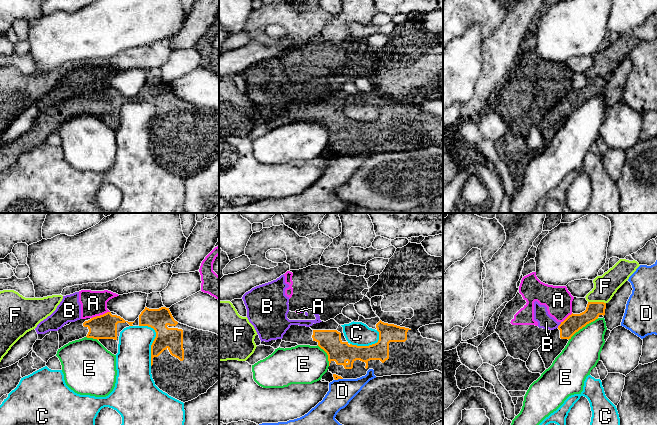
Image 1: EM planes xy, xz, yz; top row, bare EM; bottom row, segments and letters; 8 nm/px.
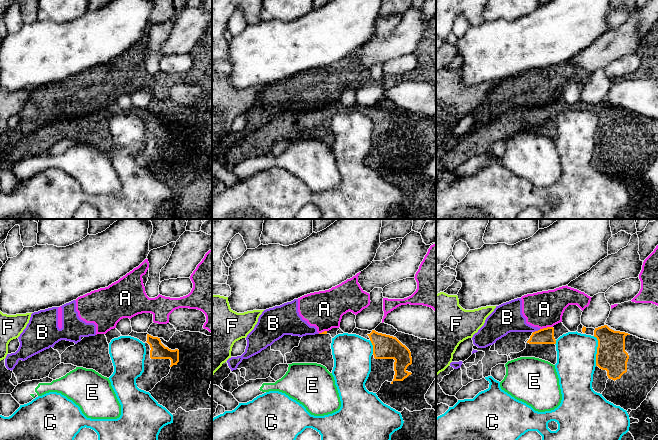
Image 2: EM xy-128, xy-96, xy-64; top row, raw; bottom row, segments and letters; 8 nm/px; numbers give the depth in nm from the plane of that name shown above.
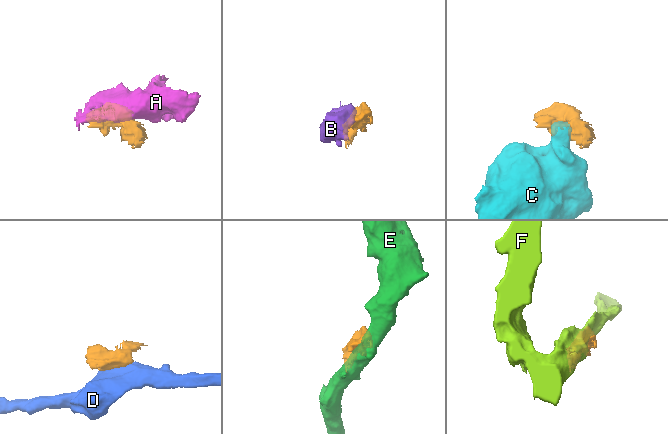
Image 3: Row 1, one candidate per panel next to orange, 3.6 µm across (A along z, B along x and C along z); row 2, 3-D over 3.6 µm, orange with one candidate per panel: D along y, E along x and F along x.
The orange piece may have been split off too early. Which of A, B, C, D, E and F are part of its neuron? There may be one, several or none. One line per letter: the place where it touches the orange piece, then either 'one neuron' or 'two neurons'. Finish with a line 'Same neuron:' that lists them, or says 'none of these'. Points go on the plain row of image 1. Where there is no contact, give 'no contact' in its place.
A: xy (100, 91) | two neurons
B: yz (559, 101) | two neurons
C: xy (154, 116) | two neurons
D: xz (338, 154) | two neurons
E: yz (583, 102) | two neurons
F: yz (597, 78) | two neurons
Same neuron: none of these

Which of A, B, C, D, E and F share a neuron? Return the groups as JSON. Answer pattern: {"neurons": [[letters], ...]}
{"neurons": [["A", "B"], ["C"], ["D"], ["E"], ["F"]]}

